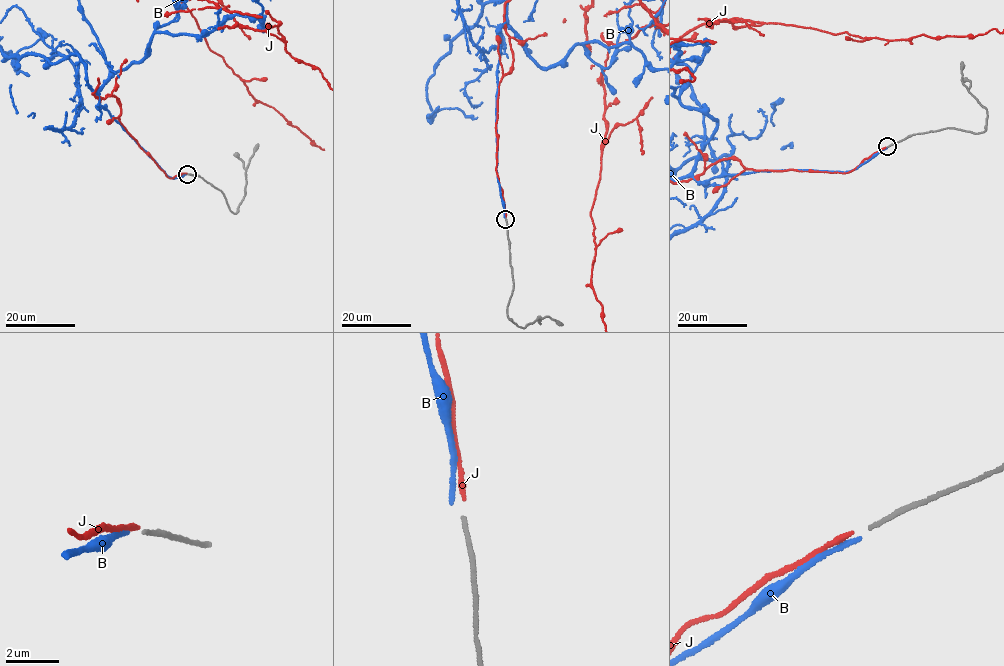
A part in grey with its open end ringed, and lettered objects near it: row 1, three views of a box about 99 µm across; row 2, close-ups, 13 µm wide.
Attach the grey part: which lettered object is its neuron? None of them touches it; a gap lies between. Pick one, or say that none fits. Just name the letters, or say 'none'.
J

